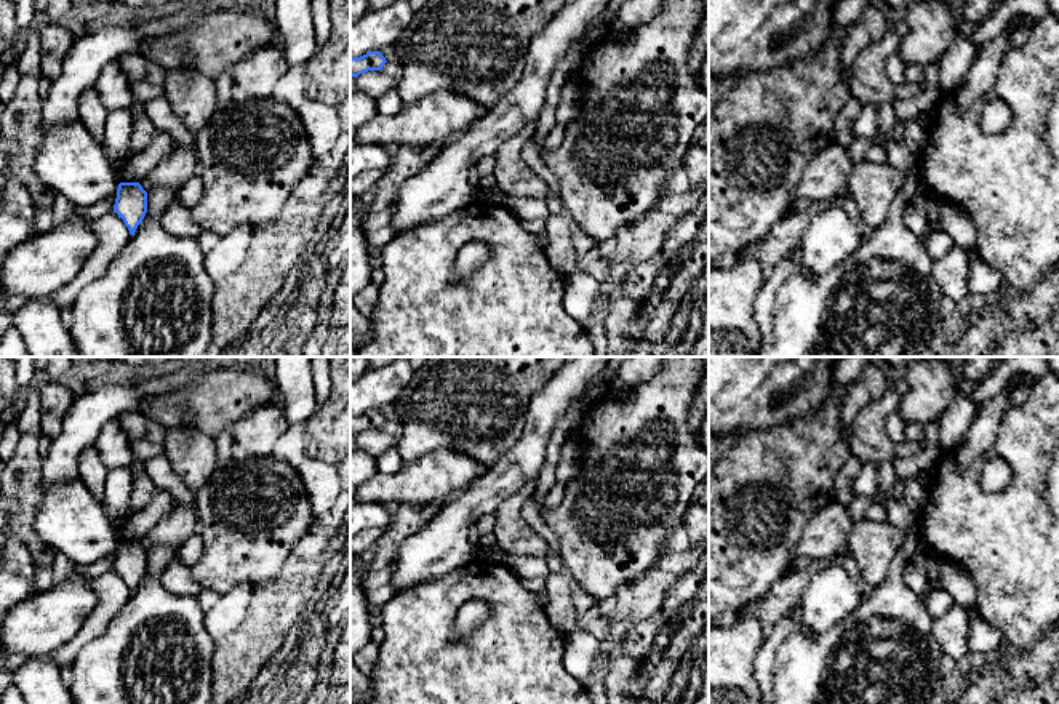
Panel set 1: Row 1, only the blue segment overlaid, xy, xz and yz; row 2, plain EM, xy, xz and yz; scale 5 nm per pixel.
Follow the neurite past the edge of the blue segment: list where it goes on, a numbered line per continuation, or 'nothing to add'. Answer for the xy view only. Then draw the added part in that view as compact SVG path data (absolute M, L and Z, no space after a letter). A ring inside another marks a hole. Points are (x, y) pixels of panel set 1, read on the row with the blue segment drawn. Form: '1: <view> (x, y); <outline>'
1: xy (138, 167); M157 130L149 146L133 155L120 173L120 179L128 182L139 182L144 179L162 160L170 157L178 142L165 130Z

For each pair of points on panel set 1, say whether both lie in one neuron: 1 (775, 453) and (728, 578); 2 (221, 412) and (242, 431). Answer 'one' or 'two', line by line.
1: one
2: two

